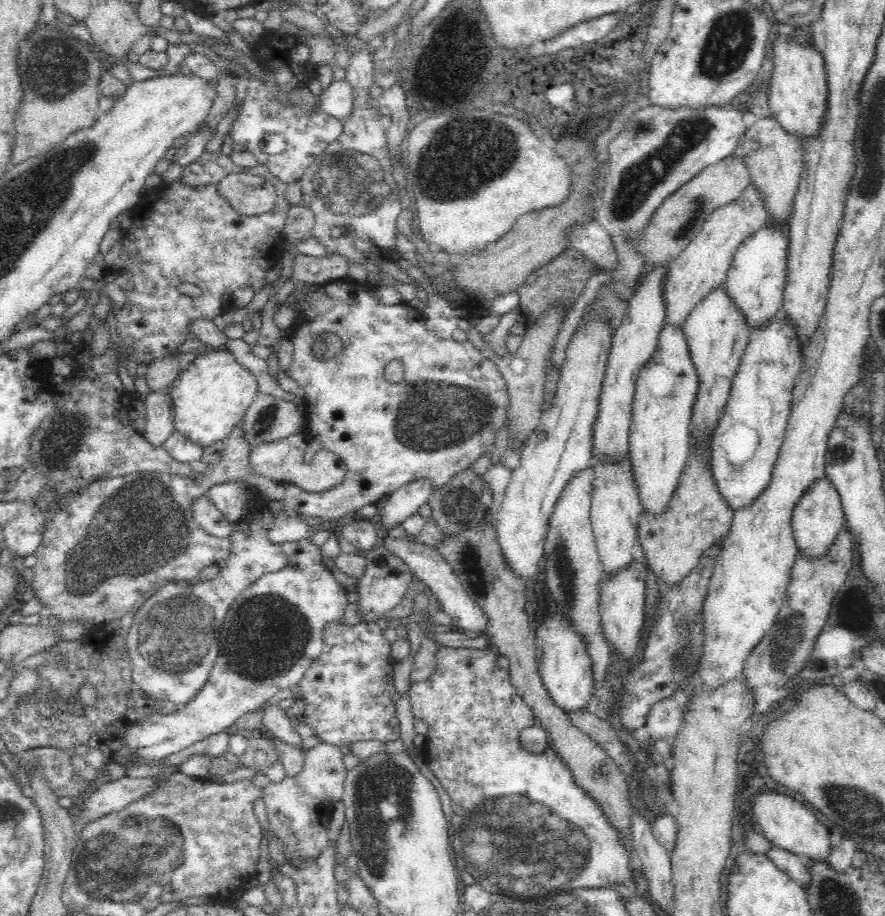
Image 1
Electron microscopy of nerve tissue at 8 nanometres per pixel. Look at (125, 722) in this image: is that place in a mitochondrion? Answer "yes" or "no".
no

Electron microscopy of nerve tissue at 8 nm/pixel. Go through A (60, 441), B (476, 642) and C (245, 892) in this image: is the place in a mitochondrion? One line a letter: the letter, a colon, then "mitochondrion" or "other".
A: mitochondrion
B: other
C: other

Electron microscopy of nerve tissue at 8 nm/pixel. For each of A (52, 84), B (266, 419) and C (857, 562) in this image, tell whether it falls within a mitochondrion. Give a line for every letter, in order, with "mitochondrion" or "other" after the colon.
A: mitochondrion
B: mitochondrion
C: other

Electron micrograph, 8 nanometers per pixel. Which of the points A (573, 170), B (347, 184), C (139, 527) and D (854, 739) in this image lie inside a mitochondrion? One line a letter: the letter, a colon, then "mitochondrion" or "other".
A: other
B: mitochondrion
C: mitochondrion
D: other

